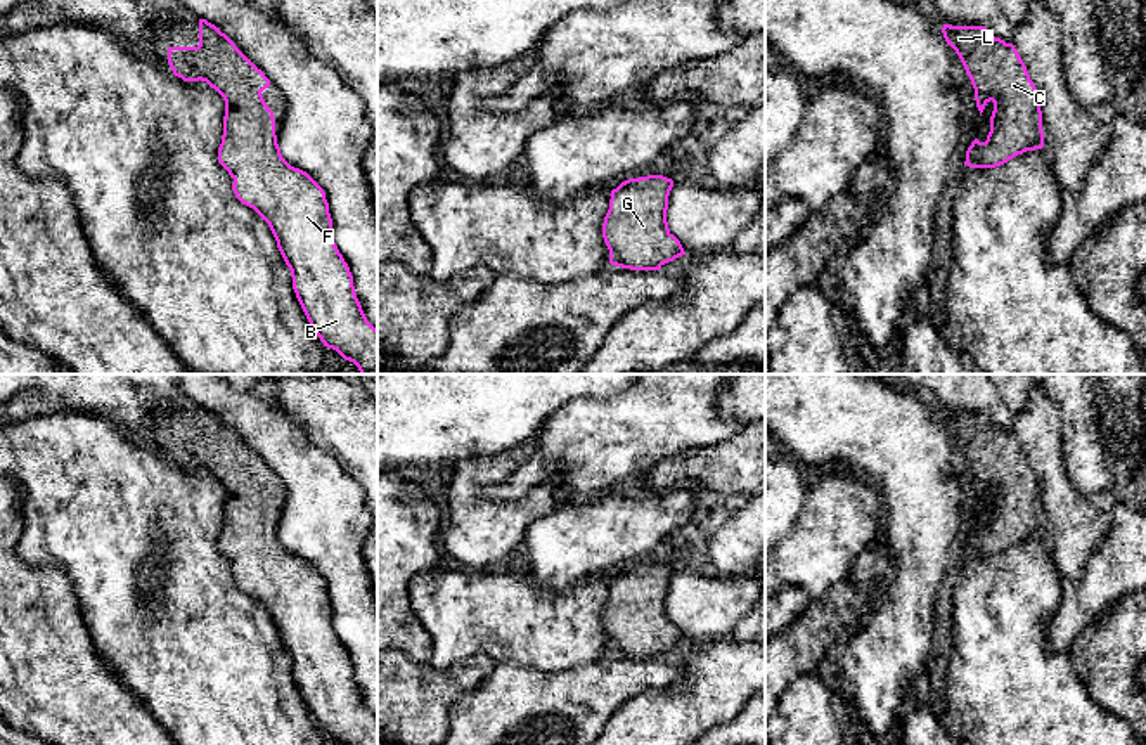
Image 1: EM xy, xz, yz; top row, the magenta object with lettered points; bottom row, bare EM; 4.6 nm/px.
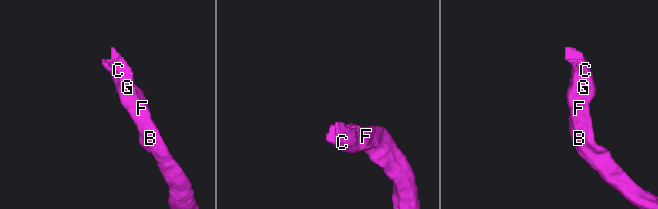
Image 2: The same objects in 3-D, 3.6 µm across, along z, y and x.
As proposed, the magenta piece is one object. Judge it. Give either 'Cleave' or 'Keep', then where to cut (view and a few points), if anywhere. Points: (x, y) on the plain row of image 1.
Keep. No split

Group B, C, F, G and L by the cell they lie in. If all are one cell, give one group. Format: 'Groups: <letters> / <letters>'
Groups: B C F G L

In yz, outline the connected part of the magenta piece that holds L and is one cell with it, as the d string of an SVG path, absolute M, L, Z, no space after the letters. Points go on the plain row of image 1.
M943 412L942 421L971 468L980 502L994 490L987 528L971 530L964 554L995 556L1042 537L1040 489L1014 433L995 426L985 414Z

